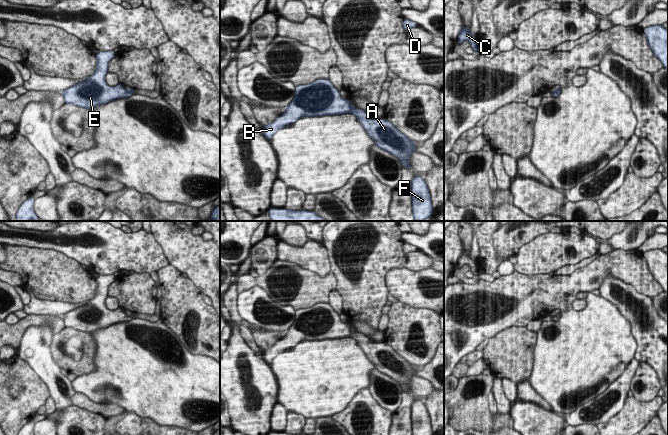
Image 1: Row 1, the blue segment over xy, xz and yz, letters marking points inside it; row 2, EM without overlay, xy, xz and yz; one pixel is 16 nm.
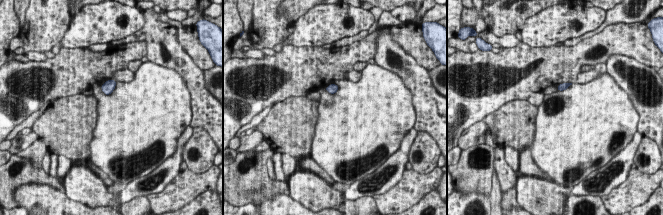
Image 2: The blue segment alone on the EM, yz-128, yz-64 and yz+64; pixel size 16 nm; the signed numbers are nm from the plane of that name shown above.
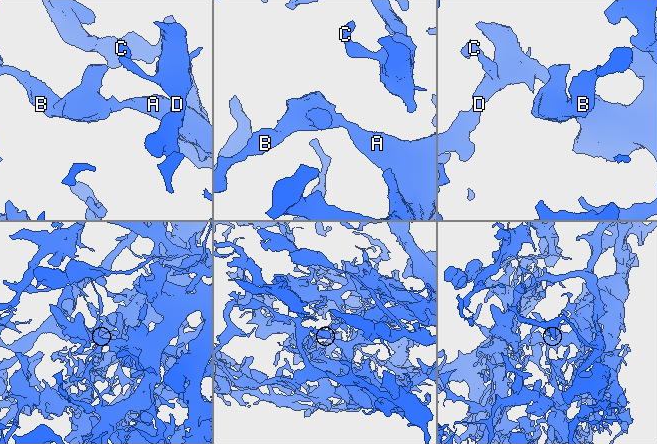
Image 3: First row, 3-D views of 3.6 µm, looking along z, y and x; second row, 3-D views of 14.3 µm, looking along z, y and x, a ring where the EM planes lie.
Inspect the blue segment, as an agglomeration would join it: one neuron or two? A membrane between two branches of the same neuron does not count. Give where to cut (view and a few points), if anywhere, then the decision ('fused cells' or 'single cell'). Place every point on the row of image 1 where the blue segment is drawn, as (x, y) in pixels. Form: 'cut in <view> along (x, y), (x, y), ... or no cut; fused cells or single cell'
no cut; single cell

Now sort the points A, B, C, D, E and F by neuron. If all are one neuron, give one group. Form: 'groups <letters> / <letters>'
groups A B C D E F

